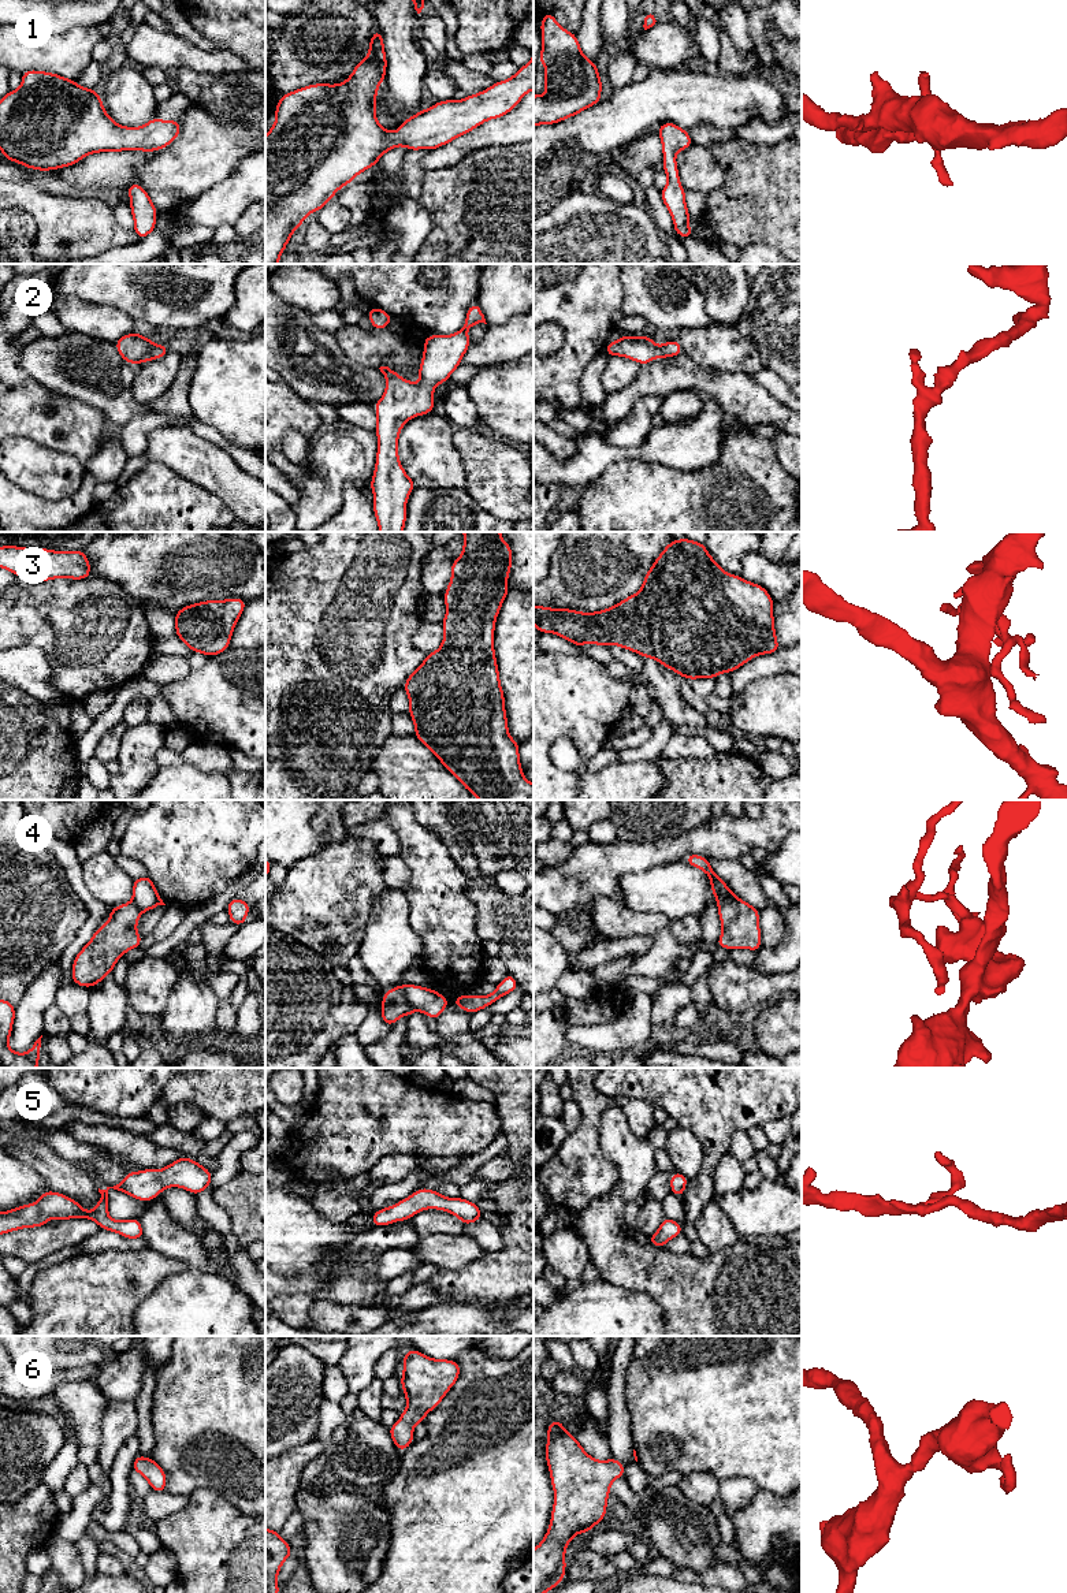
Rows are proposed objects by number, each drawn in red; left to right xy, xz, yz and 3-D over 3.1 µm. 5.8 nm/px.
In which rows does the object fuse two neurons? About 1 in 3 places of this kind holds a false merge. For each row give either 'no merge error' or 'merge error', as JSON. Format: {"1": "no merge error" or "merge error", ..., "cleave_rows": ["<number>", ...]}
{"1": "no merge error", "2": "no merge error", "3": "no merge error", "4": "merge error", "5": "no merge error", "6": "no merge error", "cleave_rows": ["4"]}

